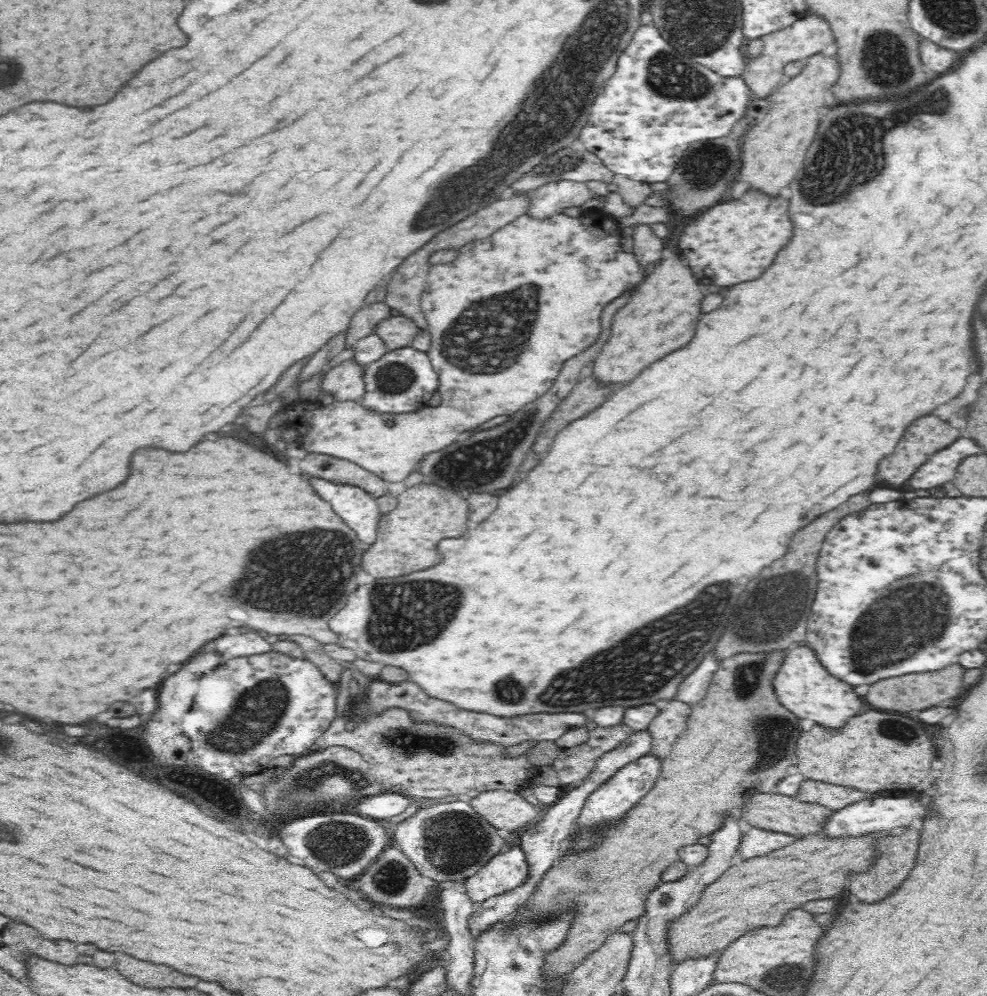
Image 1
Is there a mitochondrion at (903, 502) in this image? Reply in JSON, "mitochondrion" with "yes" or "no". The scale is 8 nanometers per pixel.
{"mitochondrion":"no"}

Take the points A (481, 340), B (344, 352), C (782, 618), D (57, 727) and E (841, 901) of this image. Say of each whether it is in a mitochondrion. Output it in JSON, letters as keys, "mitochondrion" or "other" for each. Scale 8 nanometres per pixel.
{"A":"mitochondrion","B":"other","C":"mitochondrion","D":"other","E":"other"}

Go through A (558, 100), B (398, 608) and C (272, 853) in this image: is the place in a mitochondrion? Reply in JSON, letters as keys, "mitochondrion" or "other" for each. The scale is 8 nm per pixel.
{"A":"mitochondrion","B":"mitochondrion","C":"other"}

